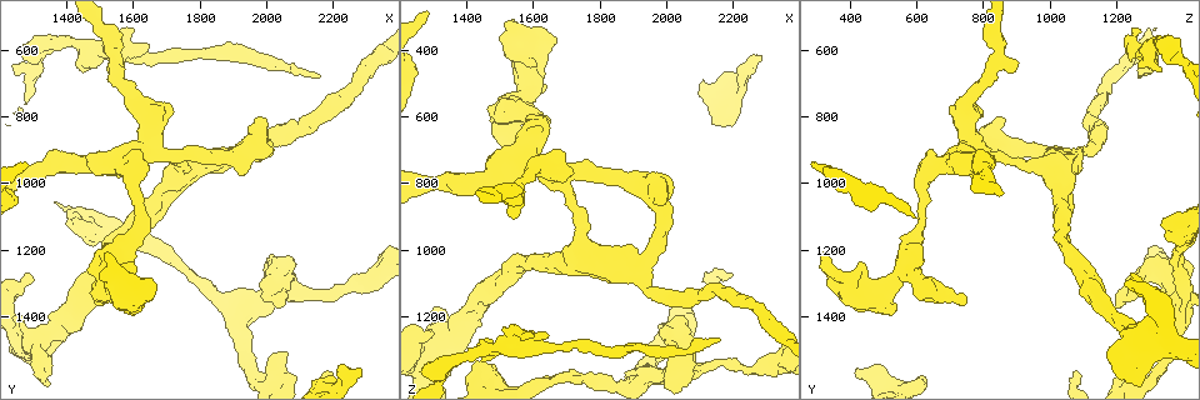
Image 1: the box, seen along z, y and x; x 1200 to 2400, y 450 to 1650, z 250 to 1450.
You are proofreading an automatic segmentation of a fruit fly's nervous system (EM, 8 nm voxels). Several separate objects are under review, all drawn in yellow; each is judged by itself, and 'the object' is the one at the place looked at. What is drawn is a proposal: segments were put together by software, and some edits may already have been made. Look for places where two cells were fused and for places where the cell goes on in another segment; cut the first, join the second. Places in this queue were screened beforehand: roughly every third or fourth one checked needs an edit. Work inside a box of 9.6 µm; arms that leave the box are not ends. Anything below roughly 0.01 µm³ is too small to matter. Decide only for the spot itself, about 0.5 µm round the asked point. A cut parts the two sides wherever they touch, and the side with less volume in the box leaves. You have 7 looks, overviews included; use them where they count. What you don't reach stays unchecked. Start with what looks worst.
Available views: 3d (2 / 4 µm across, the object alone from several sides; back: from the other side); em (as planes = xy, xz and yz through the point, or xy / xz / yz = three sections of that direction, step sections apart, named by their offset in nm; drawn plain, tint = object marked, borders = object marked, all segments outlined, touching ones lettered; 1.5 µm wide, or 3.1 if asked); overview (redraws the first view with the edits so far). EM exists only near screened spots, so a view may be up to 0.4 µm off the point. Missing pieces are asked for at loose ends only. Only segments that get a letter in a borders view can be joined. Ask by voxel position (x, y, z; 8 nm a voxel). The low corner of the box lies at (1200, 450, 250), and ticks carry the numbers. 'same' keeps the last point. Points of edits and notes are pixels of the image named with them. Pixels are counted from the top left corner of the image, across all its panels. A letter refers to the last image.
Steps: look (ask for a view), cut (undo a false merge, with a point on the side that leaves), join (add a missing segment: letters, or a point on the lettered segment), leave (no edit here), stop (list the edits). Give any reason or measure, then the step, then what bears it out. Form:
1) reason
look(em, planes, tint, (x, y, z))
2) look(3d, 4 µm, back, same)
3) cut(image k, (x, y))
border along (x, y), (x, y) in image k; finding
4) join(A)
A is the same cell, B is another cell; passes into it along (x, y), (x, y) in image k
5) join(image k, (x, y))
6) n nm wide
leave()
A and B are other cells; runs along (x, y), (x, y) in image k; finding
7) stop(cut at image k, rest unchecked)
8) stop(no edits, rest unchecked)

branch stops here
look(3d, 2 µm, back, (2190, 1560, 1070))

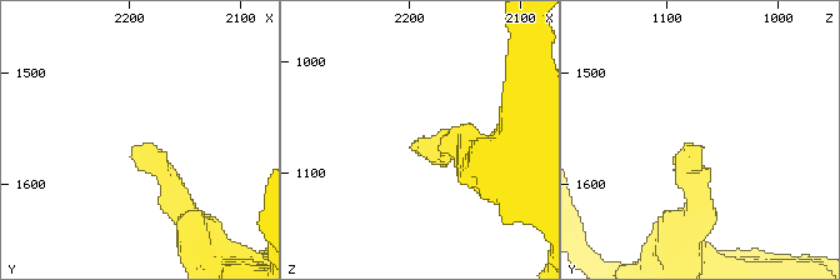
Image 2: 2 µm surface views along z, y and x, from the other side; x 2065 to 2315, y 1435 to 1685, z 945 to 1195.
need the tissue
look(em, planes, tint, (2202, 1568, 1076))

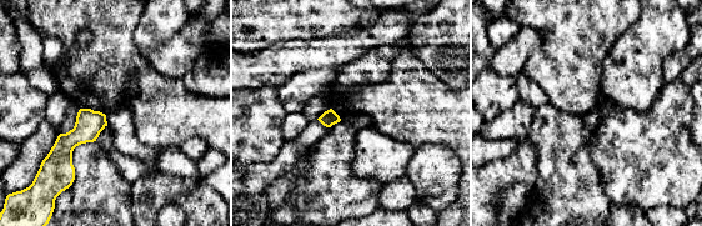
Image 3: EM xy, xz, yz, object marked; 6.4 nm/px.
what lies round it
look(em, planes, borders, same)

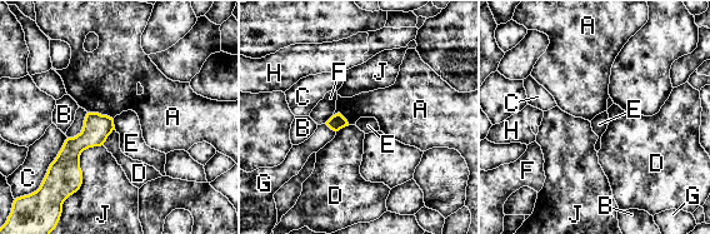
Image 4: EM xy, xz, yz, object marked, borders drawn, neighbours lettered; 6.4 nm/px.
leave()
A, B, C, D, E, F, G, H and J are other cells; none of them fits

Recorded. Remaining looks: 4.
sharp bend
look(em, planes, borders, (1540, 600, 1290))

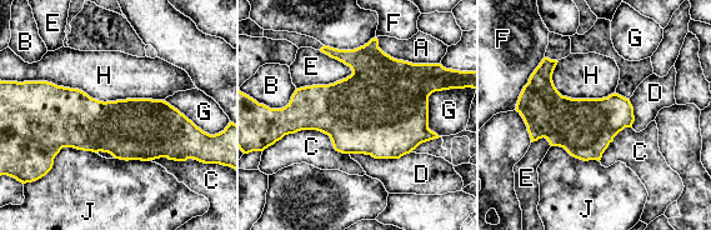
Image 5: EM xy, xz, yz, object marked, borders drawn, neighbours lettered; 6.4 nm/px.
380 nm wide
leave()
A, B, C, D, E, F, G, H and J are other cells; border along (39, 80), (104, 101), (163, 100) in image 5; one cell here

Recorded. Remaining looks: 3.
look(3d, 4 µm, (2030, 1370, 1200))

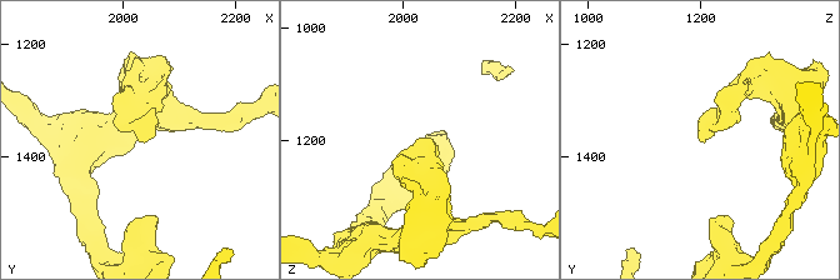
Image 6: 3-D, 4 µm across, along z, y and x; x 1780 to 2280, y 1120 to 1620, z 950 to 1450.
shape alone is not enough
look(em, xy, step 4, tint, (2035, 1365, 1200))

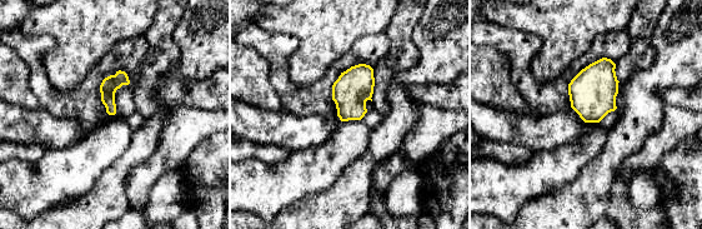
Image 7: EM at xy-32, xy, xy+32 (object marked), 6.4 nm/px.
look(em, yz, step 4, borders, same)

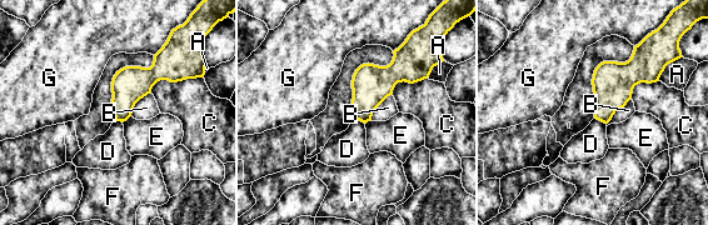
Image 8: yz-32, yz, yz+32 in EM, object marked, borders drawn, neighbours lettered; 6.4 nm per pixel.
190 nm wide
leave()
A, B, C, D, E, F and G are other cells; border along (594, 118), (606, 124) in image 8; no lettered segment goes on from it

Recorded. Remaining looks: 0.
stop(no edits, rest unchecked)

